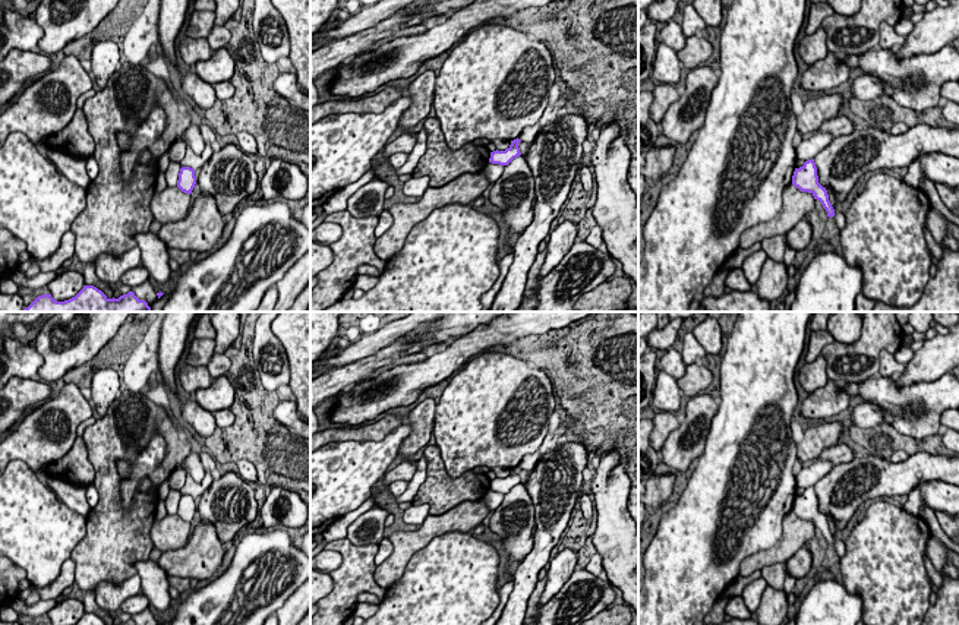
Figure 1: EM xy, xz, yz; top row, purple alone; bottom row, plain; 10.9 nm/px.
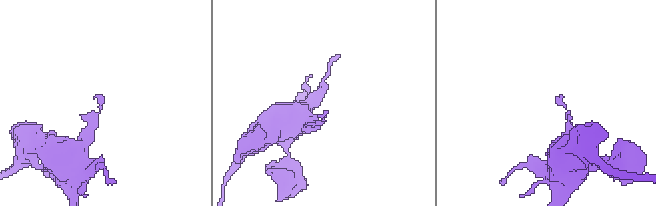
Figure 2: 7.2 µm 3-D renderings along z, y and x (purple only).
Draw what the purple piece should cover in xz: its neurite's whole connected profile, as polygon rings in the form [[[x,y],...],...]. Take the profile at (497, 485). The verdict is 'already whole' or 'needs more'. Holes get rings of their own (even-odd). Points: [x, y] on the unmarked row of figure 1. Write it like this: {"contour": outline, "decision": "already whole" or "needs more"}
{"contour": [[[520,467],[511,468],[511,473],[505,479],[493,479],[490,480],[489,490],[499,492],[499,493],[508,493],[514,486],[520,484]]], "decision": "already whole"}

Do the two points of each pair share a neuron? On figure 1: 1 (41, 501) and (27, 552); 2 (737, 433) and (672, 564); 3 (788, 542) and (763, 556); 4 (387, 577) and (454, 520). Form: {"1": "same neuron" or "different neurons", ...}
{"1": "same neuron", "2": "same neuron", "3": "same neuron", "4": "same neuron"}

